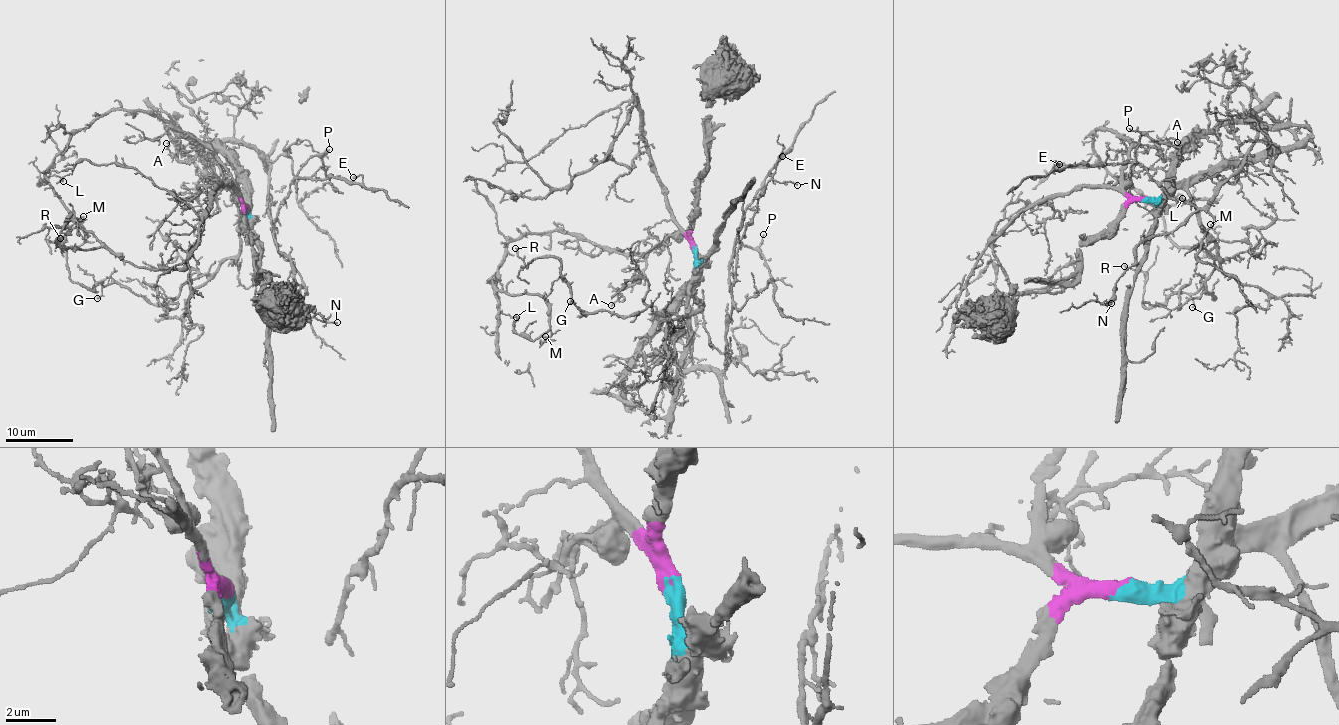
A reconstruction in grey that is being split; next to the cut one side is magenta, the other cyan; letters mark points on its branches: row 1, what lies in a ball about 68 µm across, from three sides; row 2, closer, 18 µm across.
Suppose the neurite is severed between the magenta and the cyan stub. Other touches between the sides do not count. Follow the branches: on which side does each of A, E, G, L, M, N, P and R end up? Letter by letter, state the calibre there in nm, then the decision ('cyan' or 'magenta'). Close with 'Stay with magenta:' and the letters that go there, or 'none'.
A: 130 nm | magenta
E: 140 nm | cyan
G: 120 nm | cyan
L: 180 nm | magenta
M: 130 nm | magenta
N: 100 nm | cyan
P: 110 nm | cyan
R: 160 nm | cyan
Stay with magenta: A, L, M

